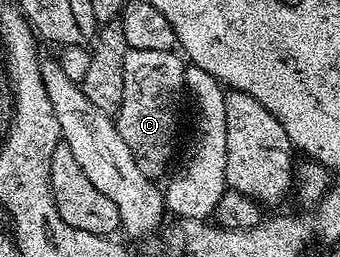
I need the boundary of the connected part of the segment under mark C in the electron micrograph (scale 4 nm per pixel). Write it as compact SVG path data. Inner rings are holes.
M128 48L125 52L125 92L114 121L122 139L129 144L137 167L152 180L162 179L172 165L175 137L179 134L179 97L185 94L184 69L184 59L170 50L145 52Z

